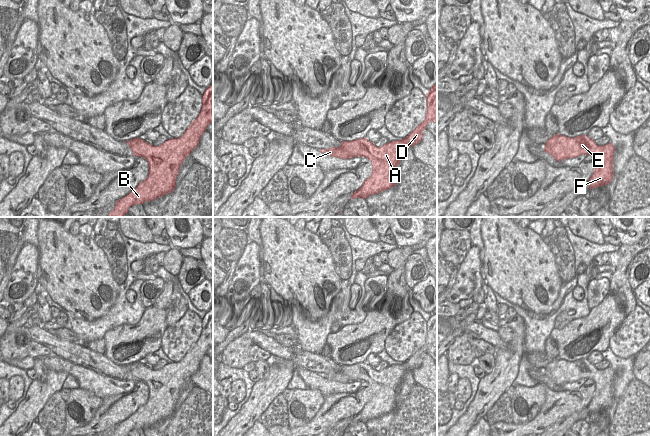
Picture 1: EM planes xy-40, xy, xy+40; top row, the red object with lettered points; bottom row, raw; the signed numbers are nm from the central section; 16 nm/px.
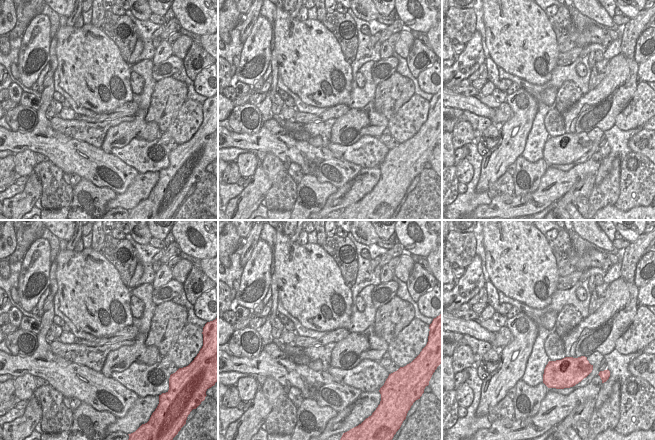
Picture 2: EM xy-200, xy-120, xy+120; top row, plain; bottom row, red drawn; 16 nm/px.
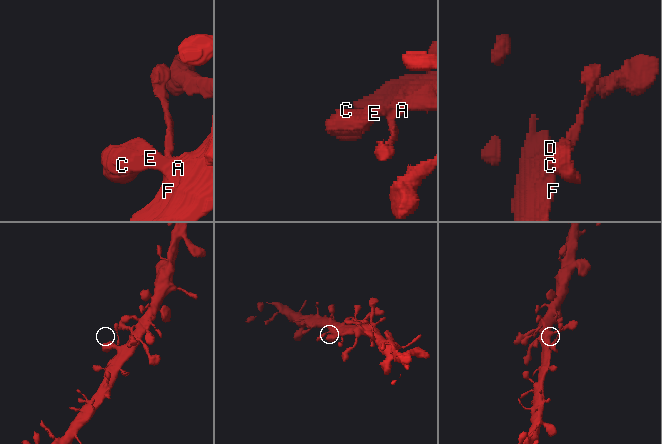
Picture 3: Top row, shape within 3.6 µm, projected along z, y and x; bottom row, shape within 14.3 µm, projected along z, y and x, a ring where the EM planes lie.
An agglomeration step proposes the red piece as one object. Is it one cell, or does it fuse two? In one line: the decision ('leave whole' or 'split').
leave whole

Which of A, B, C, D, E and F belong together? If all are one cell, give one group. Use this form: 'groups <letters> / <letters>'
groups A B C D E F

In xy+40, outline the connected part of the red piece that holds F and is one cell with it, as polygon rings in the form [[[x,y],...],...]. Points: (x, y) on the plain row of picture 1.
[[[557,357],[545,367],[544,375],[556,385],[575,382],[582,378],[592,379],[595,382],[595,392],[587,406],[589,413],[607,409],[613,404],[615,371],[611,367],[599,370],[587,359],[570,362]]]

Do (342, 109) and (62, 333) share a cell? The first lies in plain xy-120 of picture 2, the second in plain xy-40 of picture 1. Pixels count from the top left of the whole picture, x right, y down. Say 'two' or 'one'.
one

